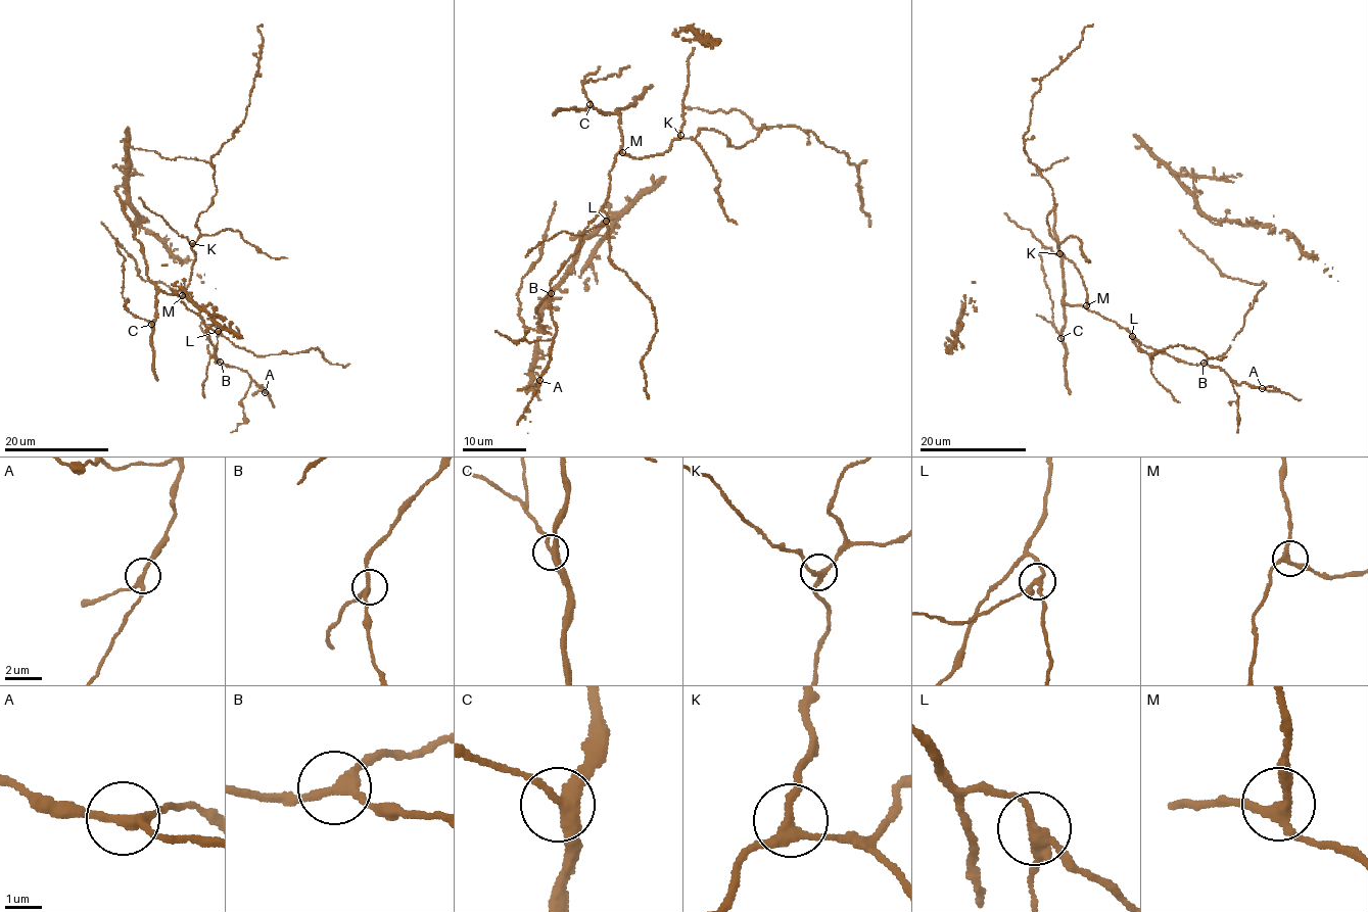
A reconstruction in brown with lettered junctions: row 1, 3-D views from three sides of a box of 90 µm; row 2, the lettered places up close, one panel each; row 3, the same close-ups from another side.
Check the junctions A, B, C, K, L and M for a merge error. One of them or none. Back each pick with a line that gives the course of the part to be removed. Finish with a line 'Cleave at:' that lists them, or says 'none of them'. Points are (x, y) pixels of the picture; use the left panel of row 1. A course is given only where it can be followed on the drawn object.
L: Course of the part to remove: (218, 331), (218, 342), (202, 389), (204, 397)
Cleave at: L

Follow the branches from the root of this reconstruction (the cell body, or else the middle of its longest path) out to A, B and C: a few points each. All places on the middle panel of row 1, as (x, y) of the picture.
A: (581, 236), (576, 253), (568, 259), (550, 285), (550, 315), (556, 333), (550, 350), (550, 363), (539, 380)
B: (581, 236), (576, 253), (551, 282), (551, 293)
C: (581, 236), (605, 203), (609, 171), (622, 144), (621, 117), (599, 112), (590, 104)

